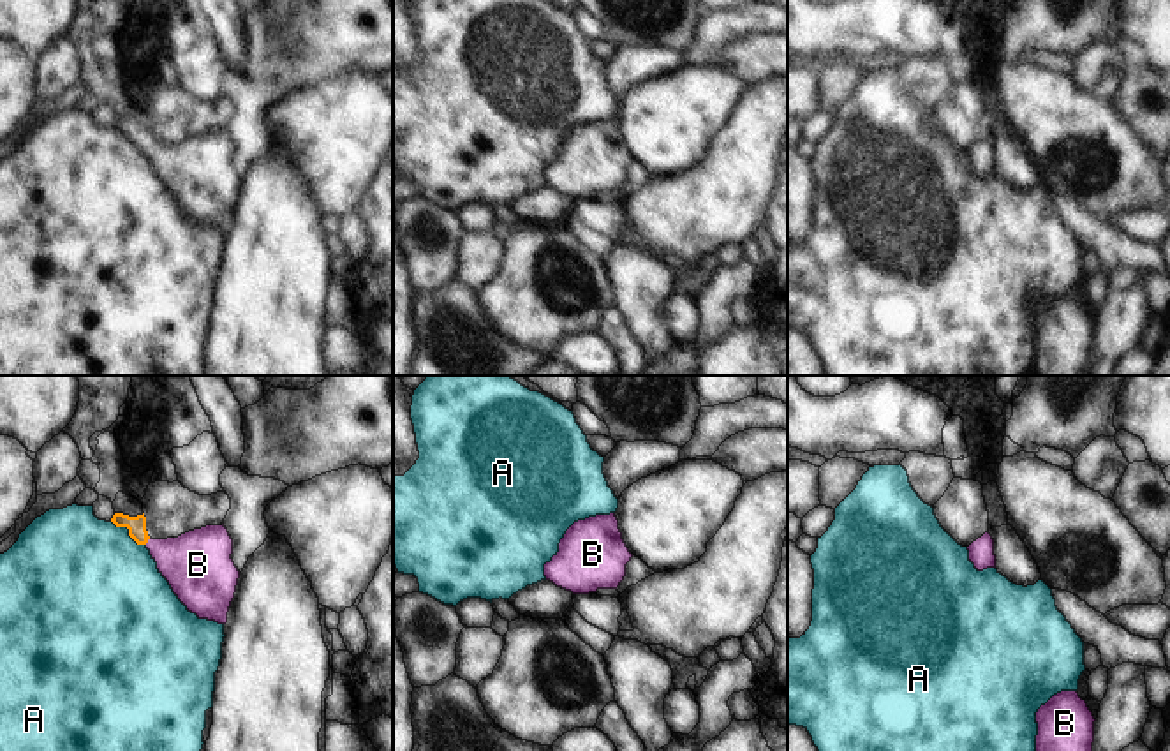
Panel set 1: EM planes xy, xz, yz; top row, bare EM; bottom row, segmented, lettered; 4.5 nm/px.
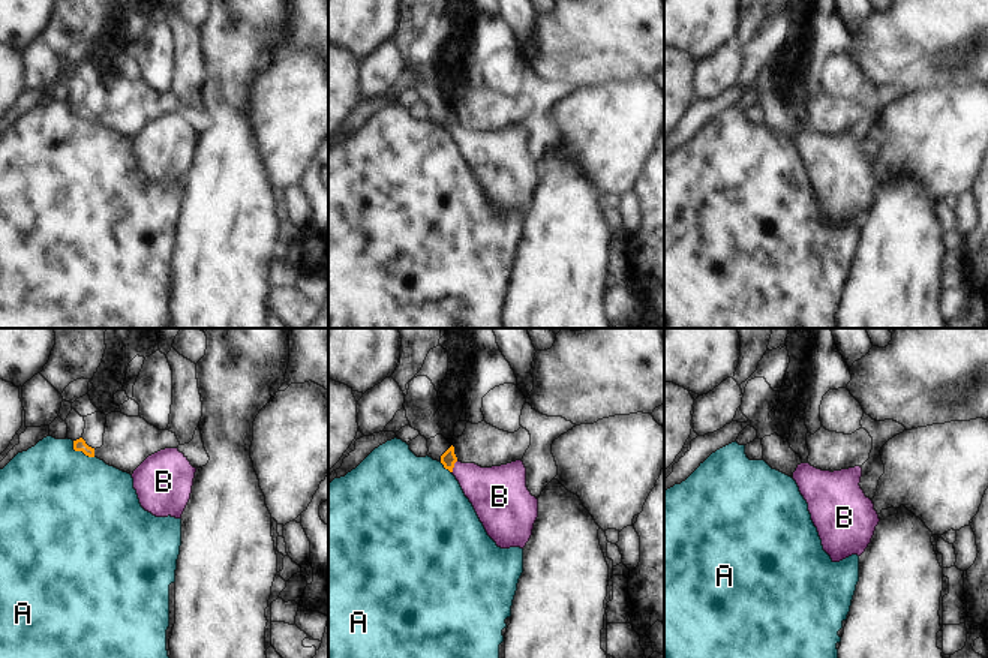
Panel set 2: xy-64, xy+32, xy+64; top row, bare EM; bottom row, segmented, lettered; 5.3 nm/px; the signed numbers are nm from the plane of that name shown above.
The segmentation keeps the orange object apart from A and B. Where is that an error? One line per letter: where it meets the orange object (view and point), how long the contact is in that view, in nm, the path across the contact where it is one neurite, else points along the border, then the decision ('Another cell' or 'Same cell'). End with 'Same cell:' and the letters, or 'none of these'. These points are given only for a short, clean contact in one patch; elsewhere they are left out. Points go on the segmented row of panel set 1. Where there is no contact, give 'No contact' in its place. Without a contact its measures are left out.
A: Touches orange at xy (129, 533). Shared border 200 nm. Another cell
B: Touches orange at xy (147, 542). Shared border 40 nm. Path across: xy (136, 526), (147, 542), (182, 561), (196, 565). Same cell
Same cell: B.

